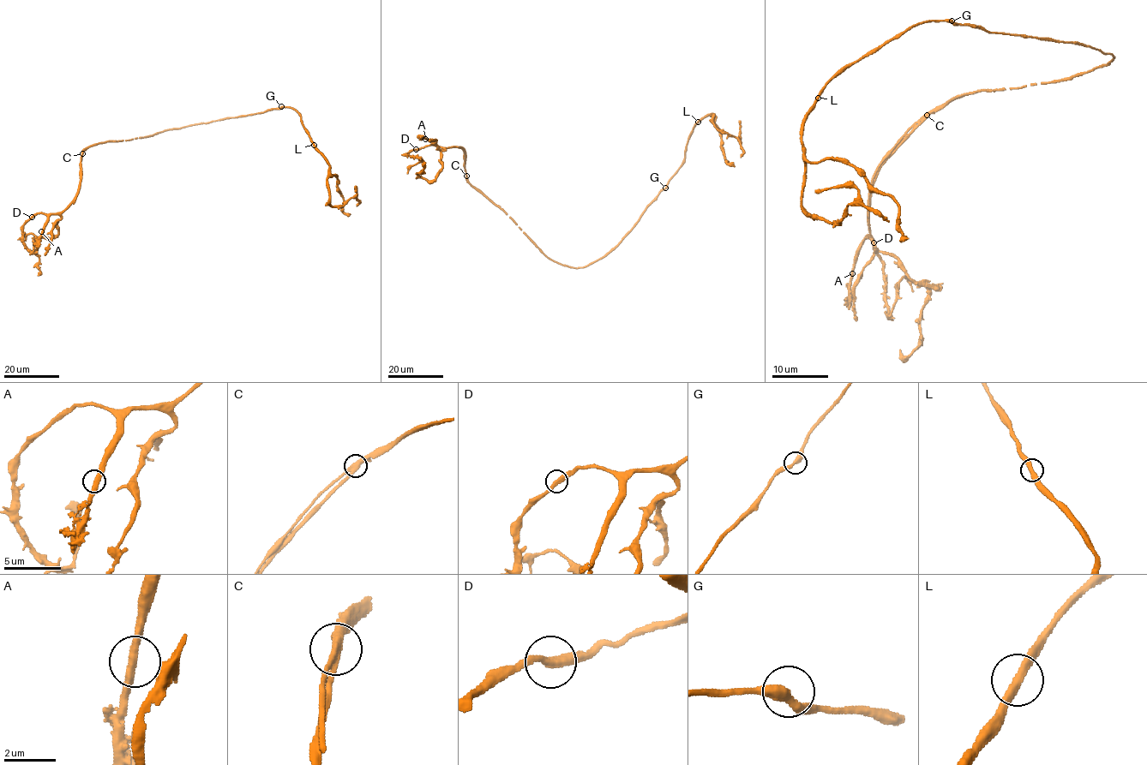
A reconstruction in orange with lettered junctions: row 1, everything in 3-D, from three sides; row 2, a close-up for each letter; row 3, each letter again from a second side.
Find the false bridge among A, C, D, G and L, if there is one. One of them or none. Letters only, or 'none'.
C

